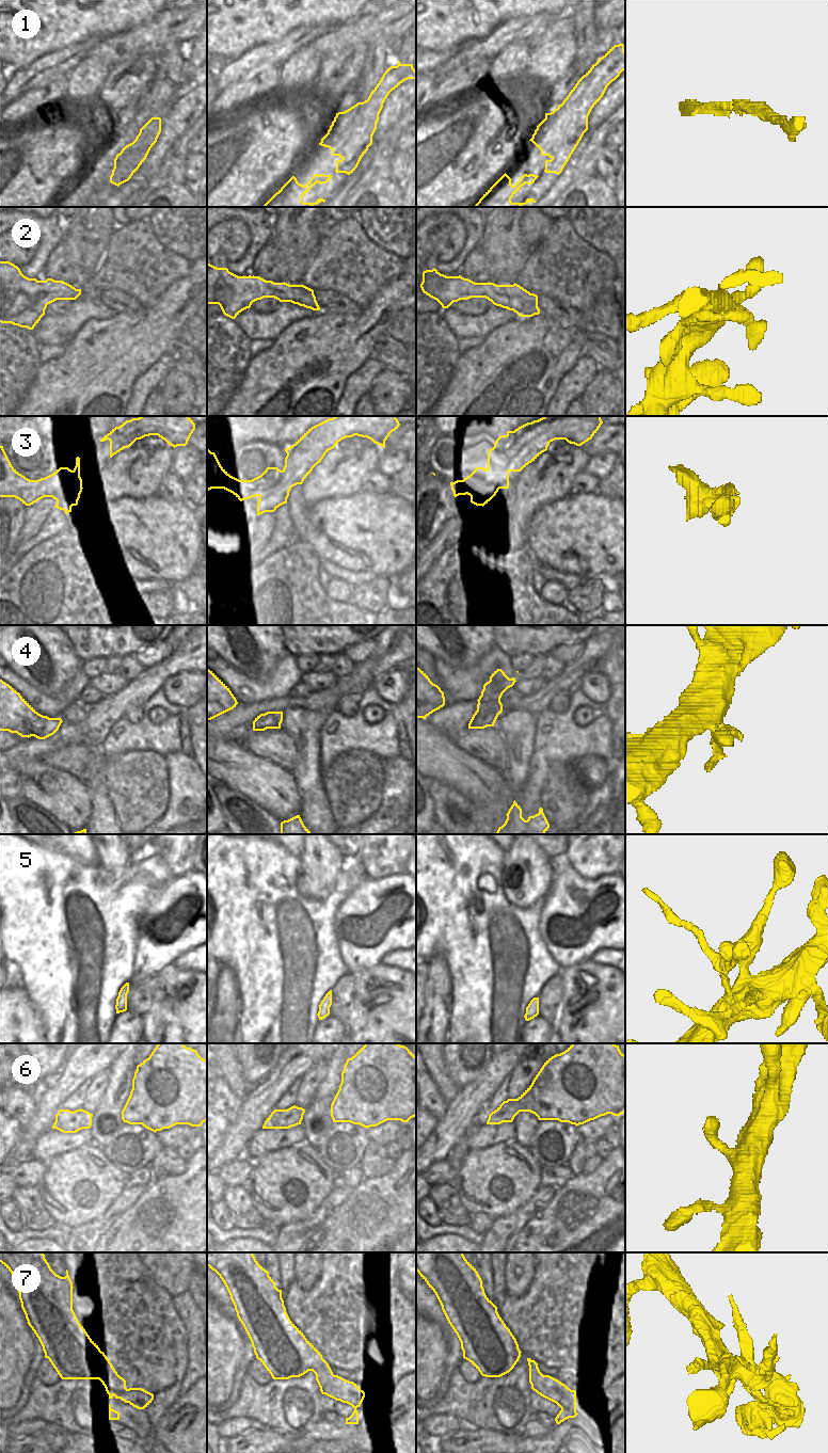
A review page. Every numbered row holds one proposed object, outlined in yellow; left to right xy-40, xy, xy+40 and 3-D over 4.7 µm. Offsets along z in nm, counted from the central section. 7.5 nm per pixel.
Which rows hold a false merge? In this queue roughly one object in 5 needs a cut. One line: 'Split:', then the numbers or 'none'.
Split: 7

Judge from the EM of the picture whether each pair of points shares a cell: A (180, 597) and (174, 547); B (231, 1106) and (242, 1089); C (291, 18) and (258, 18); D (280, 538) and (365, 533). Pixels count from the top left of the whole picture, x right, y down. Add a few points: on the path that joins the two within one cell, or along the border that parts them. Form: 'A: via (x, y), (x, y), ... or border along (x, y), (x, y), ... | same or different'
A: border along (172, 584), (177, 585) | different
B: border along (222, 1076), (226, 1084), (242, 1099) | different
C: via (283, 11), (266, 11) | same
D: border along (289, 512), (289, 519), (297, 537) | different

